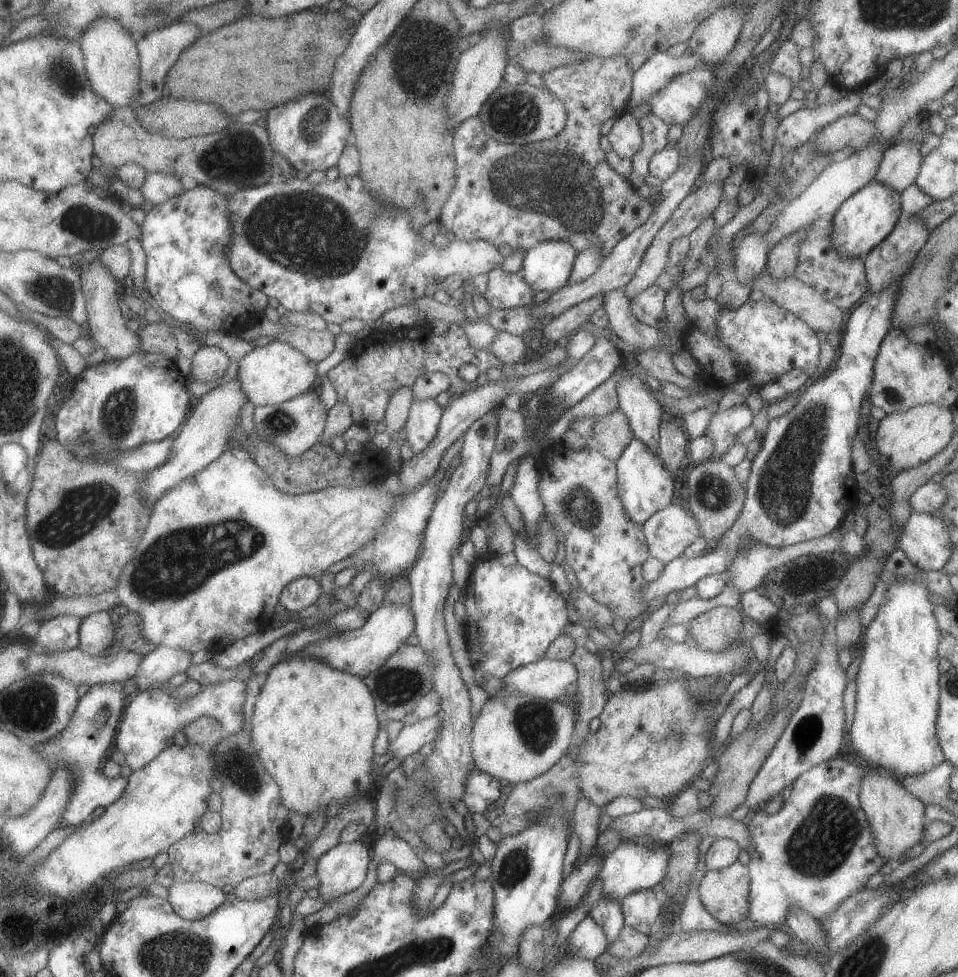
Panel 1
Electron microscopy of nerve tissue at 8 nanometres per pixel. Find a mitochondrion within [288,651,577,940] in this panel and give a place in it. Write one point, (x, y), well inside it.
(534, 722)

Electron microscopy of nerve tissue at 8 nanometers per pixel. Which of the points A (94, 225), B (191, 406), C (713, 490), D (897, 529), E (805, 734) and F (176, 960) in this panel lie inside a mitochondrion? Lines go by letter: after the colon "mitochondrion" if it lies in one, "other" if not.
A: mitochondrion
B: other
C: mitochondrion
D: other
E: mitochondrion
F: mitochondrion

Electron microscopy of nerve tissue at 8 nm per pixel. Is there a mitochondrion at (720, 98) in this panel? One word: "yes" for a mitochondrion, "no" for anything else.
no

